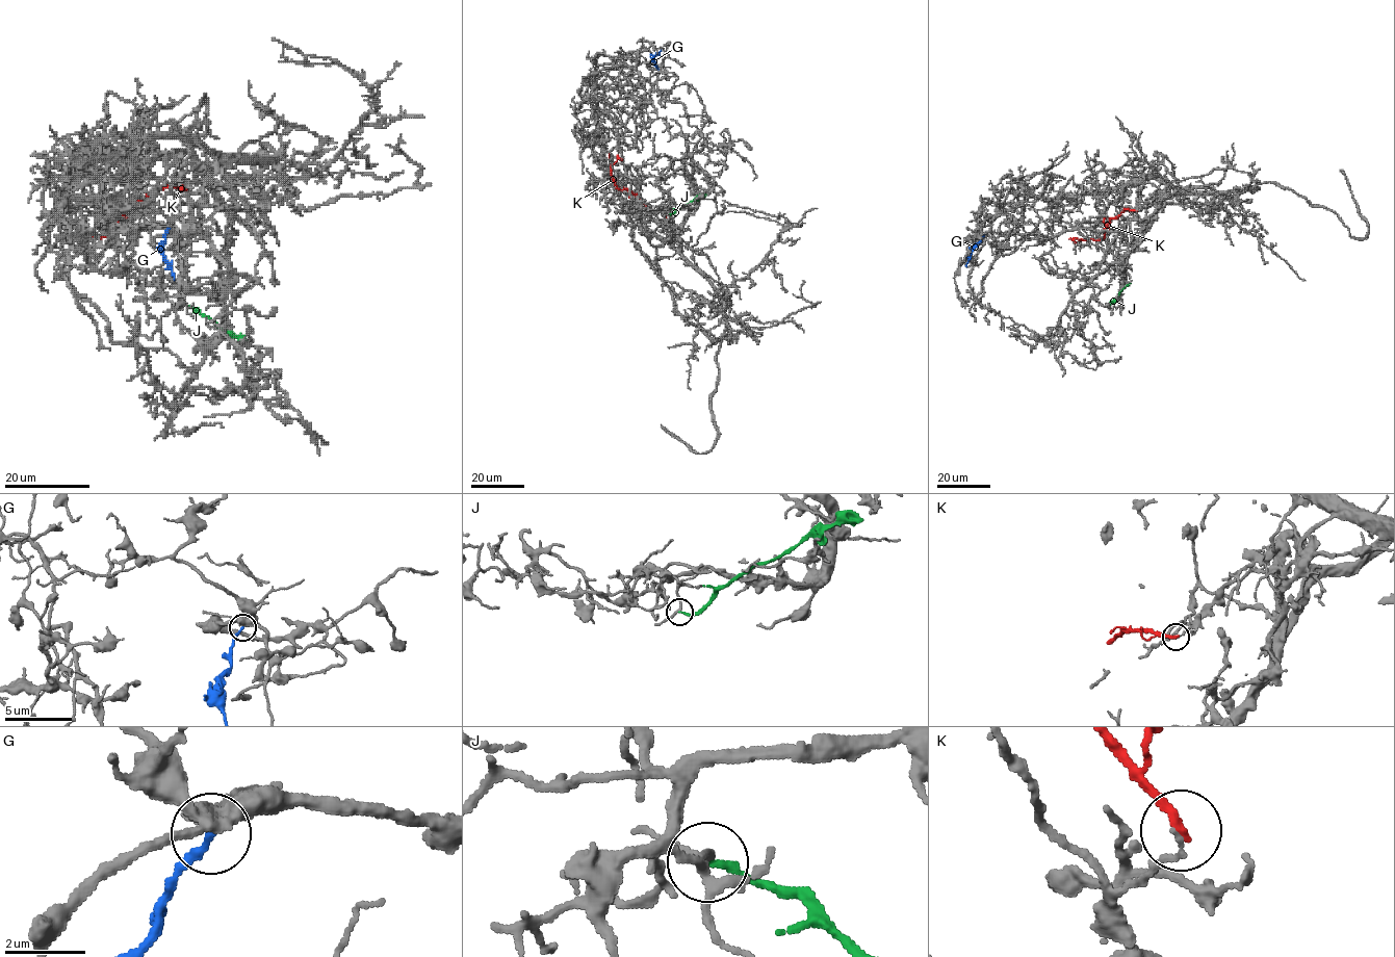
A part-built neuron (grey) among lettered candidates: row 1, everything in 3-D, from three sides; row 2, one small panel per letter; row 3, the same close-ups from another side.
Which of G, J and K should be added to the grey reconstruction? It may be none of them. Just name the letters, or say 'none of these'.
none of these

